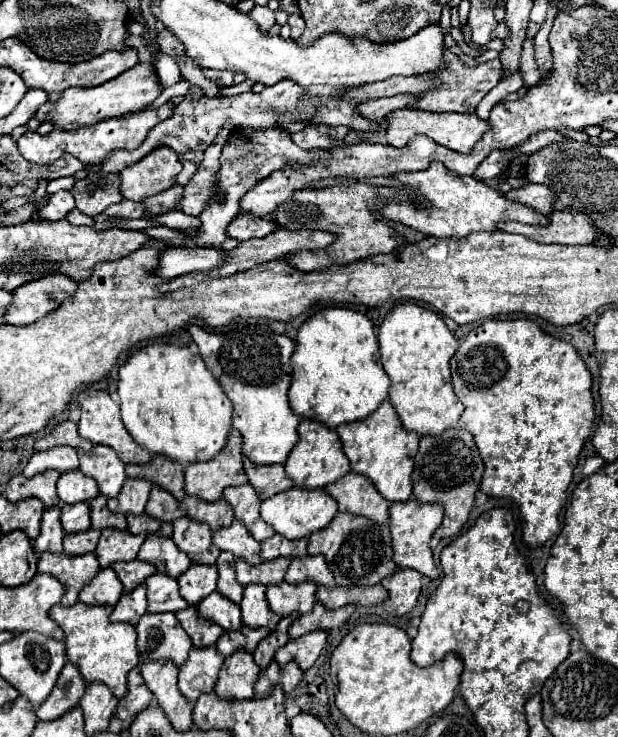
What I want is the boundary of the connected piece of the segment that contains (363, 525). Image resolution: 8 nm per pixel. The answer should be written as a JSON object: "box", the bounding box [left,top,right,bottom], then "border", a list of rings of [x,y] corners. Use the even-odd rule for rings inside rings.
{"box":[309,513,397,585],"border":[[[337,513],[333,521],[309,537],[309,555],[325,555],[337,585],[377,585],[397,571],[391,551],[389,525],[377,525],[361,515]]]}

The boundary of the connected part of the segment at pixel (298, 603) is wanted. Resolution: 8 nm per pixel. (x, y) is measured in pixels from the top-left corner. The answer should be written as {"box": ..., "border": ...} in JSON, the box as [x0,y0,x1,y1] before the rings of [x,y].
{"box":[267,581,317,615],"border":[[[281,581],[267,587],[267,601],[279,615],[291,615],[297,611],[309,613],[315,605],[315,591],[317,585],[313,581],[305,581],[301,585],[287,585],[287,581]]]}

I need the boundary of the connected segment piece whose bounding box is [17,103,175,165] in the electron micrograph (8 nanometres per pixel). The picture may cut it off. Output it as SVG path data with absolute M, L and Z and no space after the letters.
M165 103L157 109L145 109L139 113L129 113L125 117L115 117L115 119L103 119L91 127L77 127L73 131L65 131L65 129L53 129L49 135L39 135L37 131L27 131L25 135L19 137L19 153L31 161L31 163L39 163L39 165L47 165L57 161L57 157L61 157L61 153L71 153L75 157L79 157L81 161L95 165L101 163L111 151L115 149L137 149L141 145L141 141L145 141L147 133L159 123L165 121L173 115L173 105Z

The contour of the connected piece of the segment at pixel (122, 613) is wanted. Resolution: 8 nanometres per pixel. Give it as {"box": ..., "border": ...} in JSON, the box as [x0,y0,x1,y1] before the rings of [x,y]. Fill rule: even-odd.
{"box":[111,585,147,625],"border":[[[139,585],[133,593],[121,595],[121,601],[117,601],[115,611],[111,613],[111,621],[127,621],[131,625],[137,625],[145,611],[147,611],[145,585]]]}

